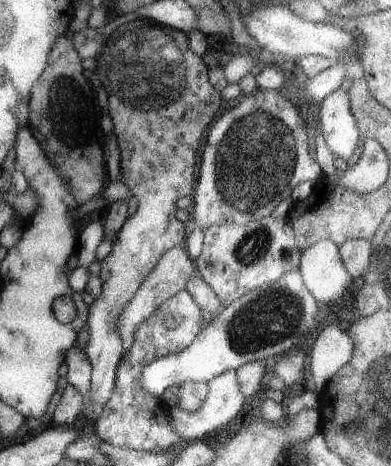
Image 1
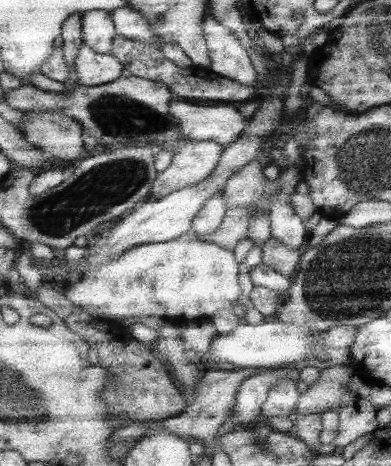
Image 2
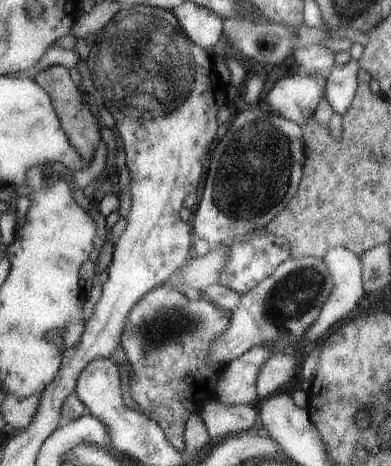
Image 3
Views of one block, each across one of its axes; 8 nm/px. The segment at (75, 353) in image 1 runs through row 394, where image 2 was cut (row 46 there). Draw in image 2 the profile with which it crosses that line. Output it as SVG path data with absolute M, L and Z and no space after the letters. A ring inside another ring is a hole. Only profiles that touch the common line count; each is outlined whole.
M83 44L81 52L75 58L79 86L95 88L117 82L123 76L123 64L111 54L97 54L93 48Z

